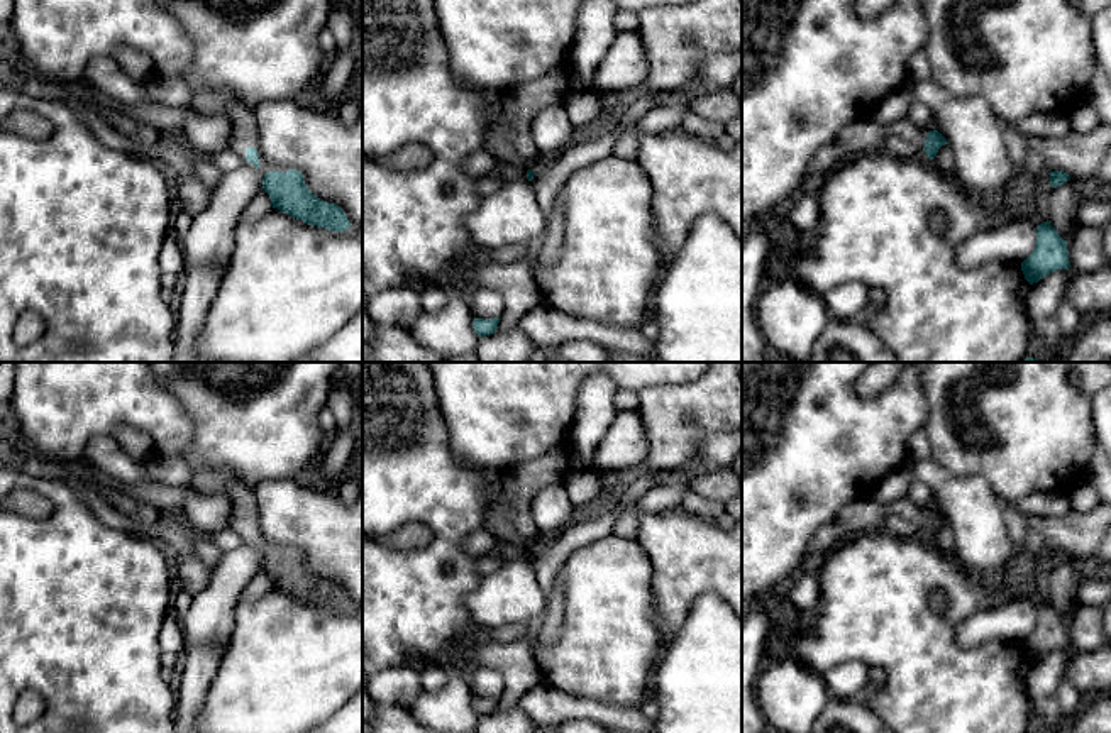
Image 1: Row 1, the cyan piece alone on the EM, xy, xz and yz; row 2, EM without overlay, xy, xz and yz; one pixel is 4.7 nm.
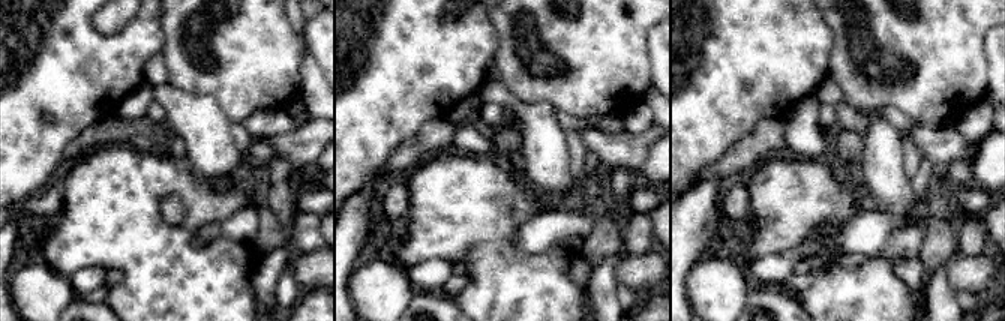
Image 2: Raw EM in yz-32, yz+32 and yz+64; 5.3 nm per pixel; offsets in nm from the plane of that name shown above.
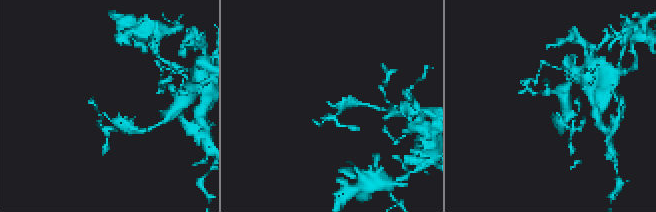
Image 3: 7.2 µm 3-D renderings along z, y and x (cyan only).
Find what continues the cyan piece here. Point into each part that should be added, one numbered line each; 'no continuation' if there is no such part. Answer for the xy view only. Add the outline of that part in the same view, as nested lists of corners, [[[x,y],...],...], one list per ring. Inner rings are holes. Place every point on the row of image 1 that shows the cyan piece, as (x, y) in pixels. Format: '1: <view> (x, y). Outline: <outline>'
1: xy (207, 102). Outline: [[[196,90],[191,93],[190,105],[205,117],[224,112],[229,115],[229,120],[232,124],[230,149],[240,156],[242,164],[251,164],[246,159],[246,149],[256,147],[263,174],[271,171],[285,173],[290,169],[290,168],[269,164],[263,157],[259,151],[259,130],[257,130],[254,110],[235,100],[230,93],[224,90]]]

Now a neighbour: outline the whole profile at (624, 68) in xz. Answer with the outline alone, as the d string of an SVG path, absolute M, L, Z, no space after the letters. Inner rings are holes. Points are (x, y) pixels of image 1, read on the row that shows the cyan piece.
M637 30L616 32L594 73L594 90L633 96L647 76L647 54Z

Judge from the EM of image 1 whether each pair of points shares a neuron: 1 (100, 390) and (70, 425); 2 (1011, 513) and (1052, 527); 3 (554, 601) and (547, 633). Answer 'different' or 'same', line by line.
1: same
2: different
3: same

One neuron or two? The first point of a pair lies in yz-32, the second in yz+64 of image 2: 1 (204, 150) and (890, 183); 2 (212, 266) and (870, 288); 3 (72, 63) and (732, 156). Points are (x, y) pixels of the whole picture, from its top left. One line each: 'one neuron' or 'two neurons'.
1: one neuron
2: one neuron
3: two neurons

